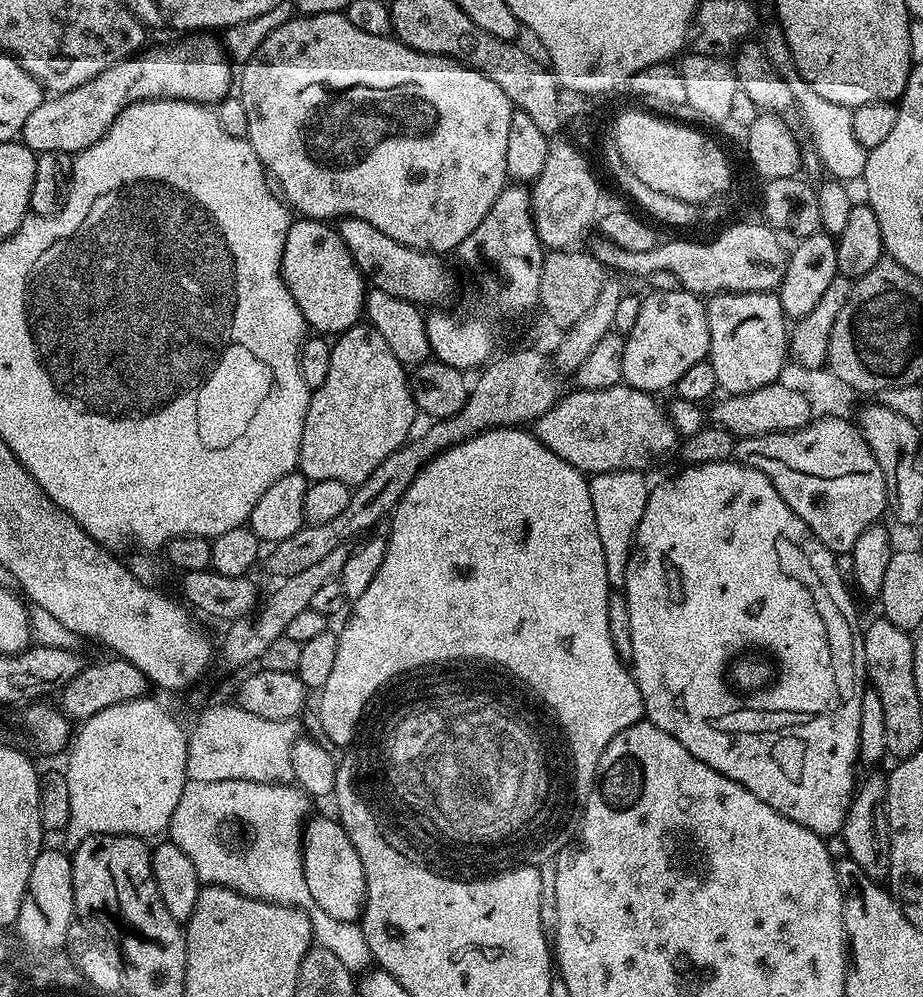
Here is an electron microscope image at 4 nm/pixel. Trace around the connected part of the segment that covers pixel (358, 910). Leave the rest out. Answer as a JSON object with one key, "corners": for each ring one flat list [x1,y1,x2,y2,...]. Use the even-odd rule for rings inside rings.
{"corners":[[331,815,309,819,304,825,304,873,306,886,310,886,310,898,318,902,322,910,332,920,343,924,359,921,364,915,366,902,366,874,358,859,346,830,339,820]]}

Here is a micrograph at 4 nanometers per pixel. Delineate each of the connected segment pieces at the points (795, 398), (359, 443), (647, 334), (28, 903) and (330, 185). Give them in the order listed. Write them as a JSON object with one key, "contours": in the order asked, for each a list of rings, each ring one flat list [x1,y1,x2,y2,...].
{"contours":[[[779,382,767,384,746,394,725,395,720,399,711,405,713,406,712,412,710,408,711,423,724,428,736,438,761,436,771,432,793,432,806,426,814,416,814,409,801,392,790,390,789,387,782,386]],[[367,322,347,328,335,337,332,344,326,382,322,382,322,386,315,388,309,395,300,443,299,471,303,472,309,482,333,480,349,486,366,482,376,467,413,435,412,423,416,416,418,409,412,397,409,373,398,362,398,358,394,358,382,334,378,334,378,330,374,330,374,326]],[[670,290,669,292,649,291,640,301,638,322,634,322,634,330,624,336,624,349,622,350,623,383,631,388,643,392,661,394,667,390,675,389,678,378,694,366,694,362,702,362,708,355,710,346,710,326,708,325,708,309,705,301,694,292,683,290]],[[45,846,40,849,38,858,34,858,34,862,32,863,32,869,30,870,30,882,28,883,28,889,26,890,24,901,20,907,20,913,16,915,14,932,16,931,17,933,15,932,15,935,18,937,18,940,18,935,20,935,20,940,25,944,26,947,33,948,34,951,40,952,36,954,47,954,49,952,55,952,57,950,63,949,66,945,64,943,66,943,68,940,68,931,70,931,72,928,72,920,75,921,77,919,76,907,74,906,74,874,72,873,72,857,67,851,64,852,59,852,58,849,51,848,51,846]],[[331,12,306,16,293,15,287,20,243,65,244,73,238,76,238,97,246,108,248,145,258,154,260,163,264,165,267,175,280,183,279,191,283,199,293,209,296,208,301,217,309,220,336,222,346,216,362,218,362,222,370,222,370,226,378,226,382,234,390,234,394,242,402,242,402,246,410,246,419,252,433,254,455,253,470,234,478,227,478,222,490,214,490,206,494,206,494,198,509,183,506,170,506,141,510,139,510,118,514,105,506,94,502,94,502,86,494,82,484,72,479,72,468,65,446,56,428,56,424,52,414,50,400,43,392,36,375,36,358,30,347,15]]]}

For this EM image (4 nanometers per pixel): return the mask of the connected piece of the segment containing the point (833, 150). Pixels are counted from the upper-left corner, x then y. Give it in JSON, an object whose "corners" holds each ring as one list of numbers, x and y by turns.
{"corners":[[772,26,765,30,762,47,766,58,770,58,774,70,778,70,778,74,784,79,786,86,790,86,790,94,794,94,794,105,798,112,800,108,800,116,804,119,805,126,808,127,809,138,812,139,811,151,816,153,816,159,821,167,826,168,828,172,826,174,841,182,859,181,865,172,869,149,863,148,858,142,858,138,854,138,852,109,826,102,826,98,819,97,811,89,810,82,806,82,802,78,802,74,798,74,798,70,794,66,794,58,788,49,788,43,784,40,784,33,780,31,779,27]]}

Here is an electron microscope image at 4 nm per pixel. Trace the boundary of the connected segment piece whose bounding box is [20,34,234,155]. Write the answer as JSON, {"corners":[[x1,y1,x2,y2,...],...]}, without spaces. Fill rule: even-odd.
{"corners":[[196,34,169,48,149,47,70,92,46,98,26,118,21,141,37,155,52,152,75,154,101,140,122,110,137,100,195,100,209,106,219,105,233,91,234,64,225,45,208,36,211,35]]}

